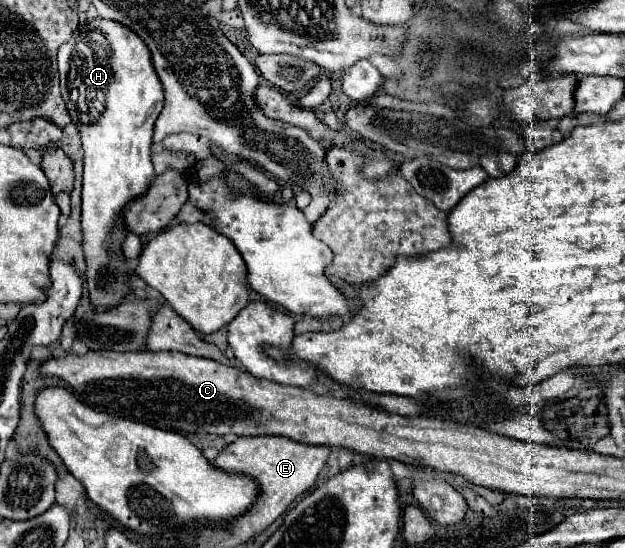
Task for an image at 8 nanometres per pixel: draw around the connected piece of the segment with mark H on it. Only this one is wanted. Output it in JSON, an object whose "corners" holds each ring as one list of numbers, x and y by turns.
{"corners":[[94,18,88,26,90,30,76,30,74,38,58,50,58,70,60,70,60,92,70,112,72,122,76,124,82,150,84,150,84,182,82,182,82,250,86,260,86,284,90,290,90,304,96,312,108,312,132,294,130,278,132,270,126,264,122,244,128,236,124,222,124,206,140,196,144,196,154,178,152,166,152,128,162,110,164,94,154,66,150,62,150,52,146,44,126,26,118,22,104,22]]}

